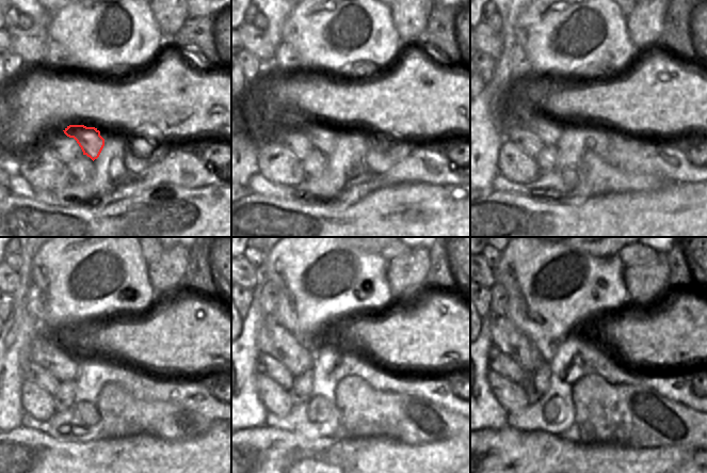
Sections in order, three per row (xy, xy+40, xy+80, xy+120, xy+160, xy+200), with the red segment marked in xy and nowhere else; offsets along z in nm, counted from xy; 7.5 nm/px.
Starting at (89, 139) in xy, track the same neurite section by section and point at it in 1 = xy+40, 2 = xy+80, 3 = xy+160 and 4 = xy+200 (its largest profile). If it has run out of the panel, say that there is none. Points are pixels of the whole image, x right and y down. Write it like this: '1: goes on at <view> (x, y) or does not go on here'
1: goes on at xy+40 (320, 136)
2: goes on at xy+80 (521, 111)
3: goes on at xy+160 (274, 340)
4: goes on at xy+200 (505, 336)

